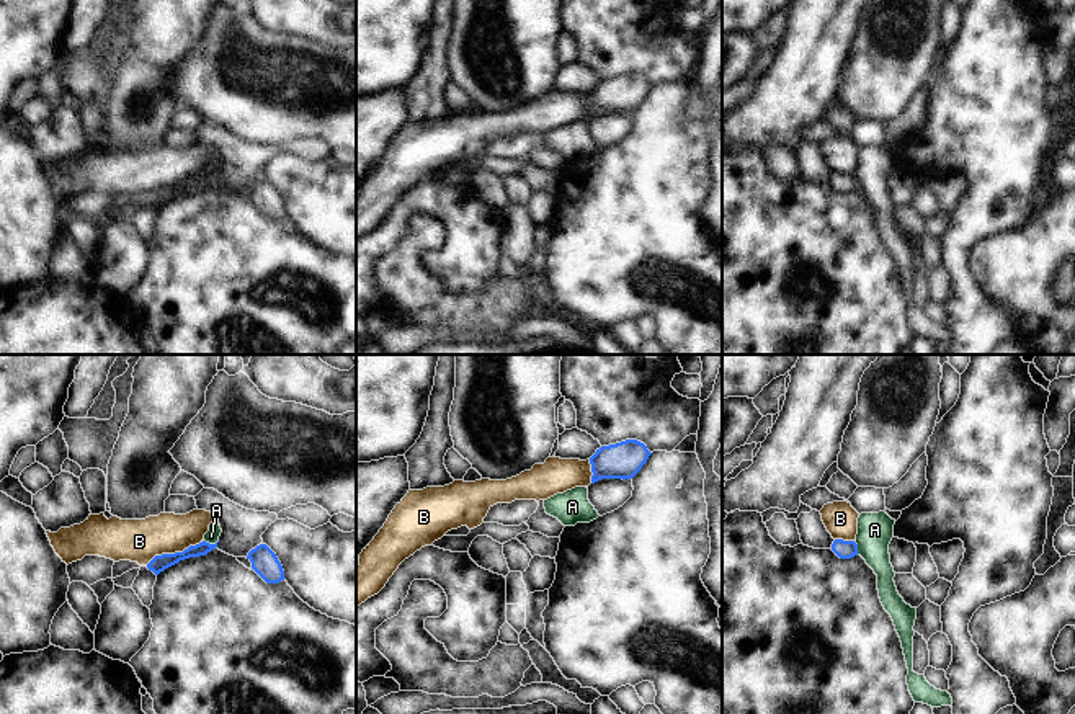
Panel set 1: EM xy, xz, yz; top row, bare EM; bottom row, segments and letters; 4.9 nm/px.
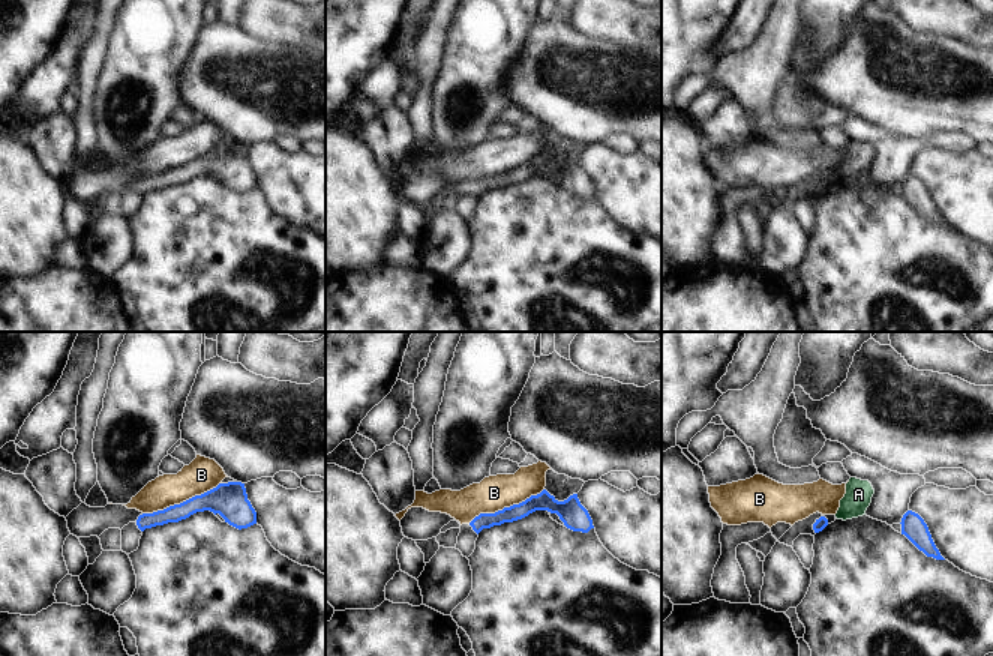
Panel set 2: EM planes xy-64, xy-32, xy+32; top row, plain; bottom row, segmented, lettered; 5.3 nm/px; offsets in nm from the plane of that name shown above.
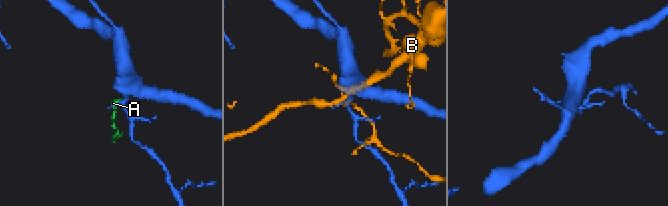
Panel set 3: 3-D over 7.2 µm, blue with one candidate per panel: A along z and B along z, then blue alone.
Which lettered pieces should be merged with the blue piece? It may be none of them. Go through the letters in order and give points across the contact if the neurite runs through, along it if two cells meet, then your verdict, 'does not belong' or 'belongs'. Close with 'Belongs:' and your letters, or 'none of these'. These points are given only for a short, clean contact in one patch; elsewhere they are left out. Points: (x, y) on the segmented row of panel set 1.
A: border xy (203, 539), (209, 543), (218, 541); does not belong
B: does not belong
Belongs: none of these

